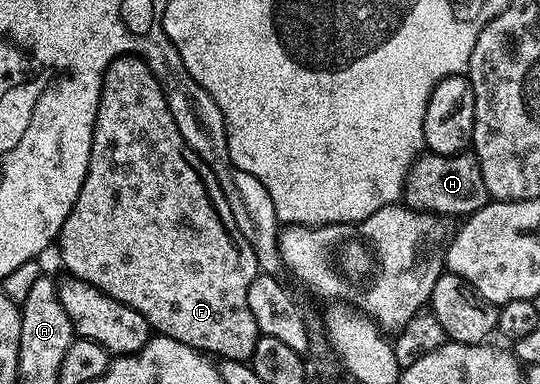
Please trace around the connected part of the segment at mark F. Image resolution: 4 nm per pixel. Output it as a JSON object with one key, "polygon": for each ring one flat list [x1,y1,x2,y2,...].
{"polygon":[[119,56,117,60,110,62,110,66,104,71,92,135,88,173,82,182,82,190,78,190,78,198,60,231,58,248,59,244,60,260,68,267,66,270,68,276,76,276,82,282,102,290,102,294,110,294,110,298,130,306,130,310,138,310,138,314,146,318,148,327,153,333,169,336,216,358,251,361,254,346,261,334,258,330,258,322,254,322,254,314,250,314,248,295,250,282,254,282,254,278,261,275,260,263,250,242,246,242,245,236,238,231,238,225,234,223,234,214,230,214,230,205,226,203,226,194,222,194,222,186,218,178,212,173,210,166,206,166,206,162,202,162,202,158,198,158,198,154,194,154,194,150,186,146,156,73,150,70,147,60,139,56]]}

